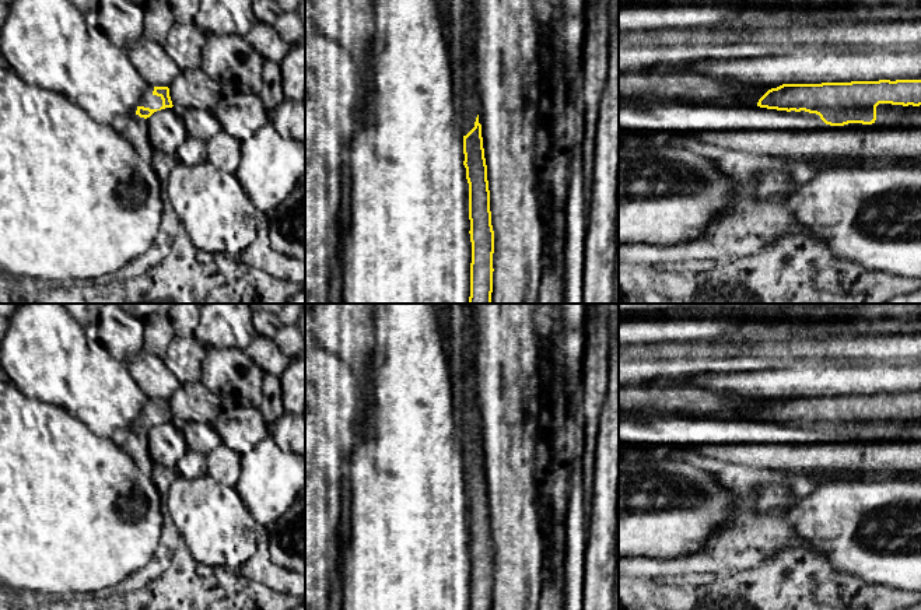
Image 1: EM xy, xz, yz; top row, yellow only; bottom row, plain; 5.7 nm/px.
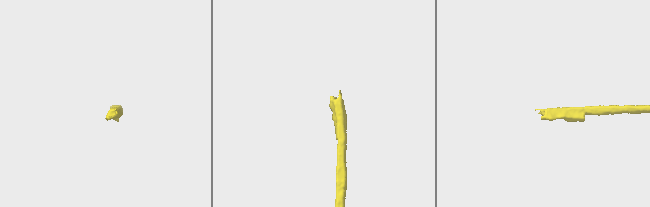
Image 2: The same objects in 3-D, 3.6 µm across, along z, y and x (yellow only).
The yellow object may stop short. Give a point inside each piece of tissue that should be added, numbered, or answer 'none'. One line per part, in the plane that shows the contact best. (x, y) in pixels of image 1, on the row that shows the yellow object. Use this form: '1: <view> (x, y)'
1: xy (150, 101)

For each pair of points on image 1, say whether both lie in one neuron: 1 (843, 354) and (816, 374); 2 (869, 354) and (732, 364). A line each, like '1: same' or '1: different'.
1: different
2: same

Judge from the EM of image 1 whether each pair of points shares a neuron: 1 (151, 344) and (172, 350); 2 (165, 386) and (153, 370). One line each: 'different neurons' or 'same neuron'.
1: different neurons
2: same neuron

